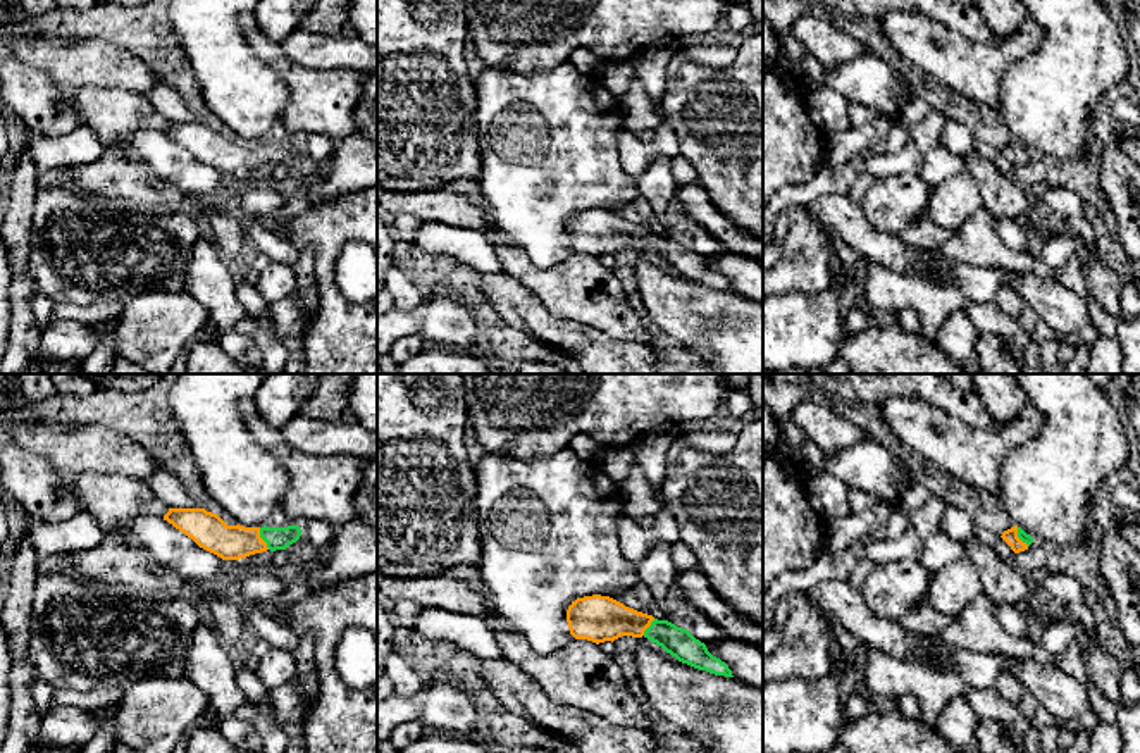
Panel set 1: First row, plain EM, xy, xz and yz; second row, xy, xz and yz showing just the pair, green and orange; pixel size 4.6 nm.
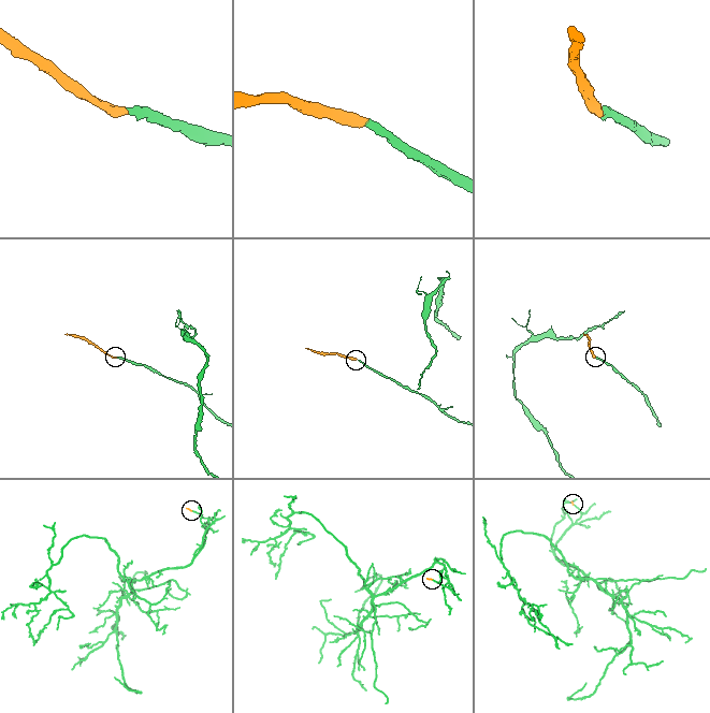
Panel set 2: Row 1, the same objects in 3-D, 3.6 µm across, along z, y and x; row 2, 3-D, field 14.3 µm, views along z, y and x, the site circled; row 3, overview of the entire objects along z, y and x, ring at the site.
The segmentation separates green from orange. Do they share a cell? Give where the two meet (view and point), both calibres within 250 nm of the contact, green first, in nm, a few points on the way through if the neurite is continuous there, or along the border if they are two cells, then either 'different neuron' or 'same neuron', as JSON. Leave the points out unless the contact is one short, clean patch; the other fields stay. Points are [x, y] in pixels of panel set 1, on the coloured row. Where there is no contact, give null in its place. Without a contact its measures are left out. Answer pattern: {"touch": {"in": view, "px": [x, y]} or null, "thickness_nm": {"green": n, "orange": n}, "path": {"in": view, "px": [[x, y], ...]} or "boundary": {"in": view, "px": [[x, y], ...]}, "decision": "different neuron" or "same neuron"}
{"touch": {"in": "xy", "px": [260, 536]}, "thickness_nm": {"green": 110, "orange": 170}, "path": {"in": "xy", "px": [[278, 538], [260, 536], [216, 536], [209, 531]]}, "decision": "same neuron"}

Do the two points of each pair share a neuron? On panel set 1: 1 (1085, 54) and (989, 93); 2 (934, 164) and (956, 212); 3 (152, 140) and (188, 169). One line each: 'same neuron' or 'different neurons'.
1: different neurons
2: different neurons
3: same neuron

